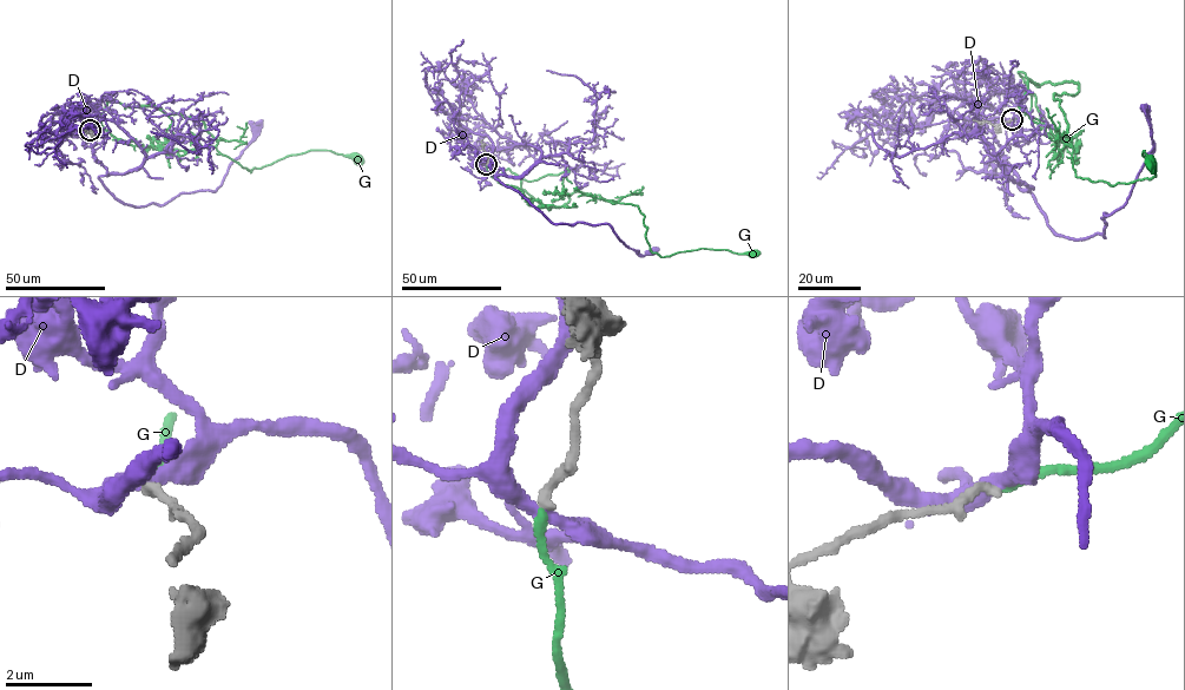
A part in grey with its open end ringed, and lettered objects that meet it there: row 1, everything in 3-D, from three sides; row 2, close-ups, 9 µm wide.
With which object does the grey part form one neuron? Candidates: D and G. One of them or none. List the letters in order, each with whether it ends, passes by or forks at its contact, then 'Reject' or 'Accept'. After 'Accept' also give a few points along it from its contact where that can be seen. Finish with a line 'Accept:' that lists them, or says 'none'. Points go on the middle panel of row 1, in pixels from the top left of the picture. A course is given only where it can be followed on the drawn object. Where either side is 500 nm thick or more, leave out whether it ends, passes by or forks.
D: It passes by. Reject
G: It ends there. Accept. Its course: (486, 164), (494, 178), (517, 175), (548, 206), (575, 191), (638, 206), (662, 257), (752, 254)
Accept: G

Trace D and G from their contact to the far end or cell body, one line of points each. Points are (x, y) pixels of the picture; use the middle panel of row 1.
D: (486, 164), (493, 146), (489, 158), (504, 170), (494, 177), (552, 222), (609, 224), (642, 255), (658, 248)
G: (486, 164), (494, 178), (517, 175), (548, 206), (575, 191), (638, 206), (662, 257), (752, 254)

